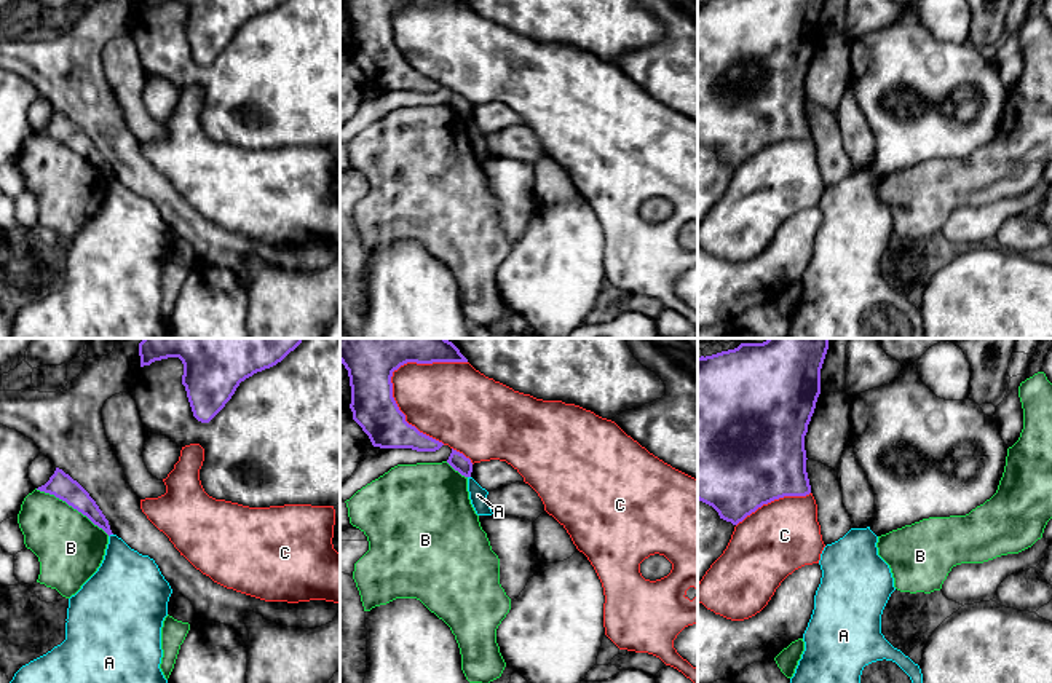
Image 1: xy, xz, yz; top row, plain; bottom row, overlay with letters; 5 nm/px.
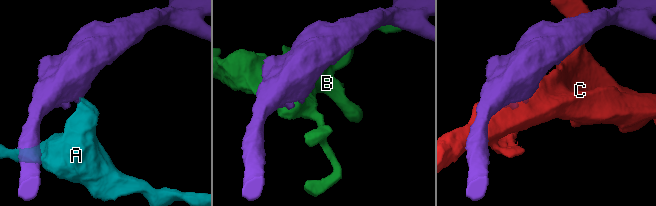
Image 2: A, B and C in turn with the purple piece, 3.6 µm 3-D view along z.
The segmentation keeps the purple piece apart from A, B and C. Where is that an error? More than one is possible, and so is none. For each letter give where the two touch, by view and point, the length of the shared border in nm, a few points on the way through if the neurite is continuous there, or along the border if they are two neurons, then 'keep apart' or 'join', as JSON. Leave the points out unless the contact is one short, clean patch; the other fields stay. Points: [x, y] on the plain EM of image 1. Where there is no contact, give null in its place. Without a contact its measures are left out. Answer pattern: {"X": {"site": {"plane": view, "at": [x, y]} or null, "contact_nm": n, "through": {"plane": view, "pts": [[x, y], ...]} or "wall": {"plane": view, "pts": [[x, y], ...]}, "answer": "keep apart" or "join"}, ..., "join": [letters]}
{"A": {"site": {"plane": "xy", "at": [110, 176]}, "contact_nm": 30, "wall": {"plane": "xy", "pts": [[112, 176], [109, 179]]}, "answer": "keep apart"}, "B": {"site": {"plane": "xy", "at": [72, 149]}, "contact_nm": 440, "answer": "keep apart"}, "C": {"site": {"plane": "xz", "at": [398, 51]}, "contact_nm": 460, "answer": "keep apart"}, "join": []}

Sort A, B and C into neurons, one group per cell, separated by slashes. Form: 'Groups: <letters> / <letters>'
Groups: A / B / C

